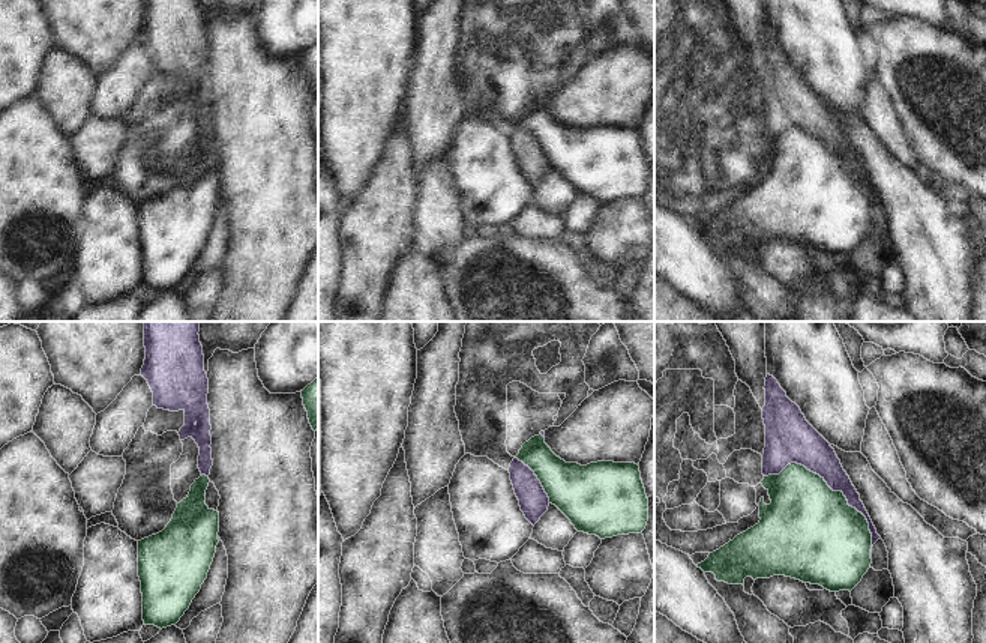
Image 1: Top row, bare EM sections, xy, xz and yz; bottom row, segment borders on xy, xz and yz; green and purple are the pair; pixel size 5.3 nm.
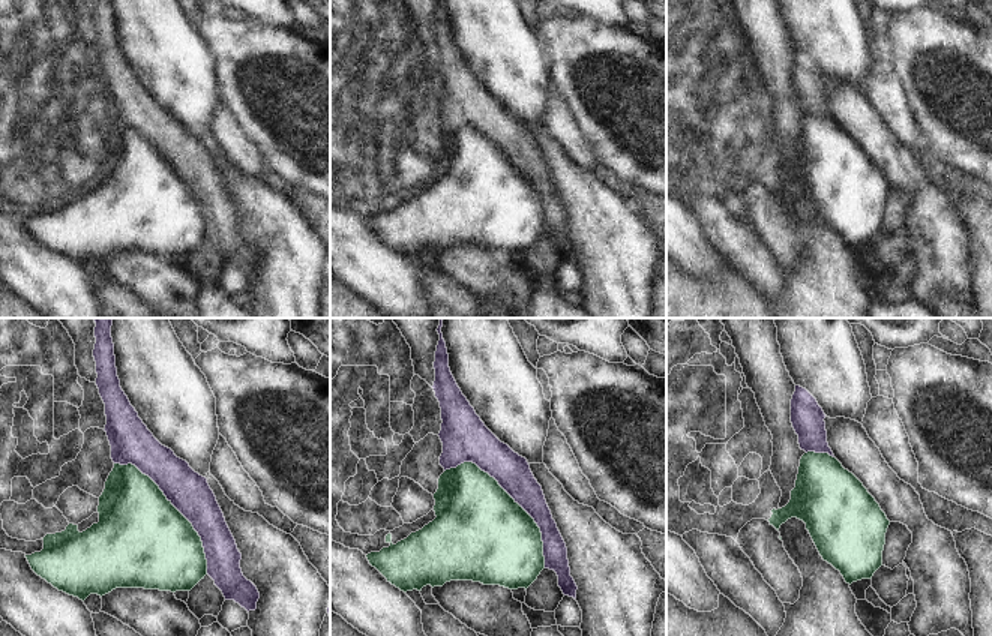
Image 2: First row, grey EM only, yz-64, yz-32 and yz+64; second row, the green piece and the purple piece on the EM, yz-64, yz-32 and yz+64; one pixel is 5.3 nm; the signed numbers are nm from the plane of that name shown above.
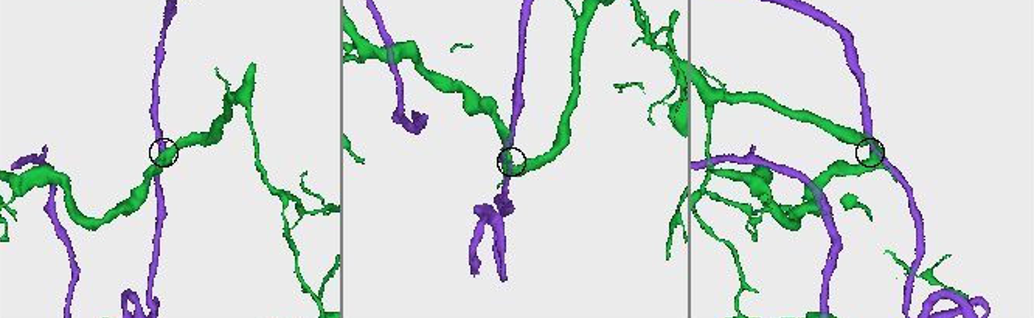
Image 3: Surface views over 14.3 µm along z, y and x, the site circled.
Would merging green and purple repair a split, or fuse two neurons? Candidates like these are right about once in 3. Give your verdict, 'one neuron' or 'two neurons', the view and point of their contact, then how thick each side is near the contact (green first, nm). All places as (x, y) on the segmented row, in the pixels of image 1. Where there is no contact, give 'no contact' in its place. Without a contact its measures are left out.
two neurons | yz (838, 492) | 480/180 nm

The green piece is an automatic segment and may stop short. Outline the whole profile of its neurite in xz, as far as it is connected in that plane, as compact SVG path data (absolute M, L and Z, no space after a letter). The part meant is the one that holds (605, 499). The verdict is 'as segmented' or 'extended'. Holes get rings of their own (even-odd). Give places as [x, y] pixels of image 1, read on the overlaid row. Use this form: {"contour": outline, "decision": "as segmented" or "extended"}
{"contour": "M542 434L525 442L515 458L534 472L549 497L549 503L555 505L578 532L605 539L617 535L641 533L645 529L648 499L638 464L597 461L581 466L566 463L551 451Z", "decision": "as segmented"}

